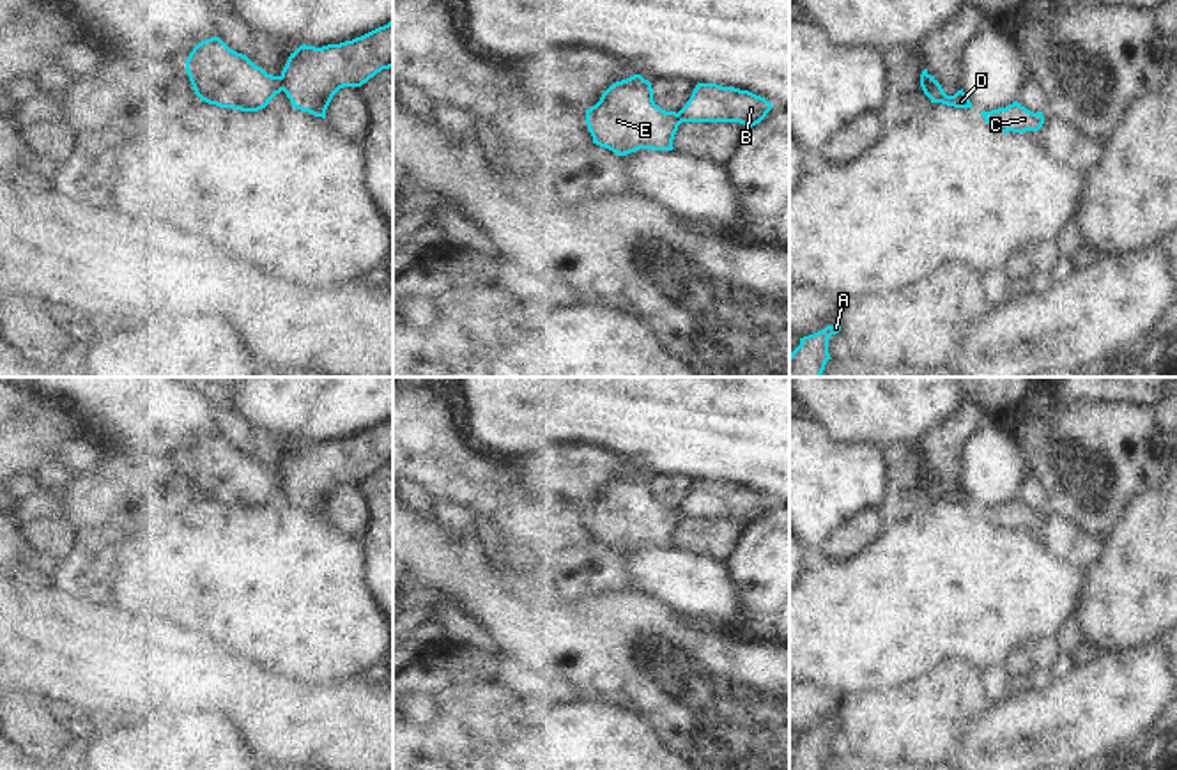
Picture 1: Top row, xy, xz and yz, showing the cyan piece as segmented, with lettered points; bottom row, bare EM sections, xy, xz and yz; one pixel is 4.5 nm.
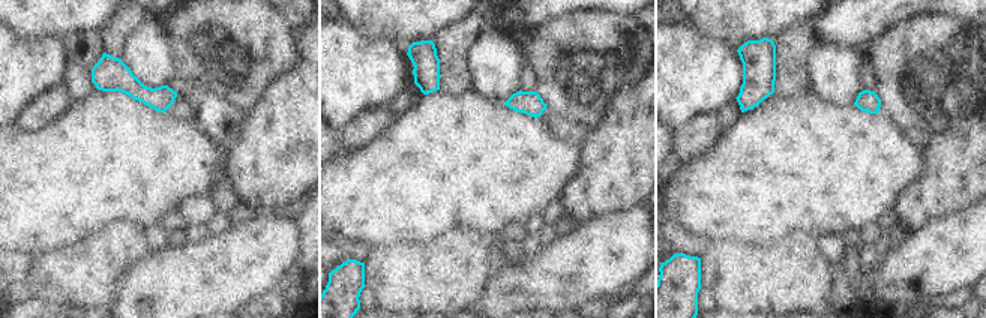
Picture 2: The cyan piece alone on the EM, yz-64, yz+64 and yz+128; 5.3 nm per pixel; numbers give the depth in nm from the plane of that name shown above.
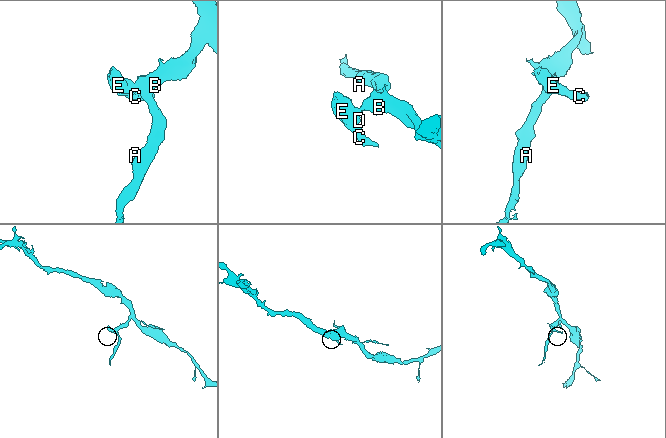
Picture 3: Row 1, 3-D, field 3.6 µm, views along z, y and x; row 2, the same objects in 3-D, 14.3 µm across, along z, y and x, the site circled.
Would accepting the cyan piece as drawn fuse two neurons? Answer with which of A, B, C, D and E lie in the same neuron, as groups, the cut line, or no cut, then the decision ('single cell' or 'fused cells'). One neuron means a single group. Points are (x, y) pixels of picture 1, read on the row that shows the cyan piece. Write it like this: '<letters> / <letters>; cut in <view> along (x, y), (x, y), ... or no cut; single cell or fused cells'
A B / C D E; cut in xy along (280, 76), (284, 89); fused cells

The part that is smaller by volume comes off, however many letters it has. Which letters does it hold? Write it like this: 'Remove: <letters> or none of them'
Remove: C, D, E.

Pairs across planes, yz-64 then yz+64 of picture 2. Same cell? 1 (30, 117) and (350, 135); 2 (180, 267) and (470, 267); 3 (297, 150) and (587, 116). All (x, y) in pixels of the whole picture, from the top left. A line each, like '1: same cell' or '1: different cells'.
1: same cell
2: different cells
3: different cells

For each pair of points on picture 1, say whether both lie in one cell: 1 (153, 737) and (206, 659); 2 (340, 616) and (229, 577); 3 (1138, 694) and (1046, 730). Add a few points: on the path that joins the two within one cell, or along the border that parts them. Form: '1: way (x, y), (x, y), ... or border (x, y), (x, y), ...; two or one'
1: border (207, 710), (186, 710), (130, 719), (126, 723); two
2: way (312, 615), (284, 586), (257, 579); one
3: way (1115, 698), (1069, 721); one

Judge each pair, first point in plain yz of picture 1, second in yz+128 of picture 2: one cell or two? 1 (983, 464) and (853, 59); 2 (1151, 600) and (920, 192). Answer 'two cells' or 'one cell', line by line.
1: one cell
2: one cell

